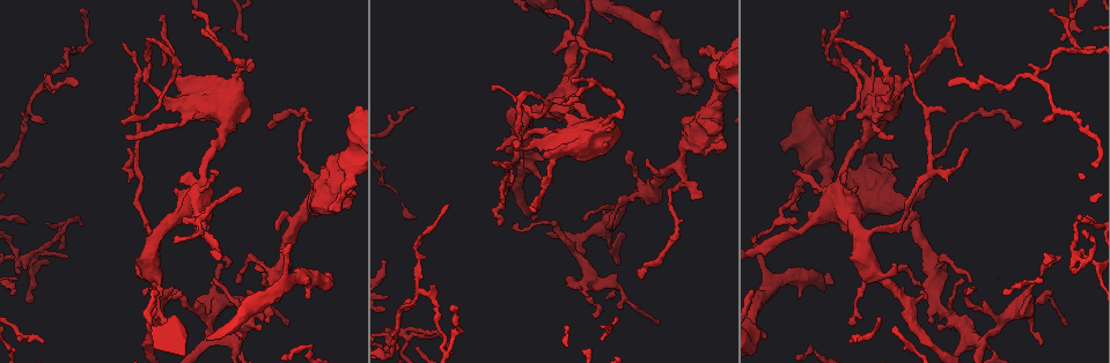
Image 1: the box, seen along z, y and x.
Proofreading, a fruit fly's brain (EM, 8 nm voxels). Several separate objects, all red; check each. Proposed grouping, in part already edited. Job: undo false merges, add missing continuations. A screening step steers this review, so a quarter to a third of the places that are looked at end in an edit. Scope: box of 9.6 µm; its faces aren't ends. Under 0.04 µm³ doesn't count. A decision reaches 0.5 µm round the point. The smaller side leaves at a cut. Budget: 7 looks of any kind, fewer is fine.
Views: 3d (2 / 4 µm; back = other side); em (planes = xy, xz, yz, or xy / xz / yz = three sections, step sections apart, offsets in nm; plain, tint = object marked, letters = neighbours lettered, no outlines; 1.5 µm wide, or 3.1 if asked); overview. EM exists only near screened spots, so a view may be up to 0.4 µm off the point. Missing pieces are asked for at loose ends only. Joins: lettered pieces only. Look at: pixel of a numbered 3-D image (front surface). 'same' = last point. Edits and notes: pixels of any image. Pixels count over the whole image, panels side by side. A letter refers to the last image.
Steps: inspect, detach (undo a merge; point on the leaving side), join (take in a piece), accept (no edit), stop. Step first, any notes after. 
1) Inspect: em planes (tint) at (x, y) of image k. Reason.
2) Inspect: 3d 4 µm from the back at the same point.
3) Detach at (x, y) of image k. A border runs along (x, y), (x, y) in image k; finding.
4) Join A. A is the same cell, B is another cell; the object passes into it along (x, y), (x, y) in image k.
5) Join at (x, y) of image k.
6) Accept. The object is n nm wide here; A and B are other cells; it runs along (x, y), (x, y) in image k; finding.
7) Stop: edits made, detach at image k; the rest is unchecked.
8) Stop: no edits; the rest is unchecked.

Inspect: em 3.1 µm planes (tint) at (701, 85) of image 1. Thick end.

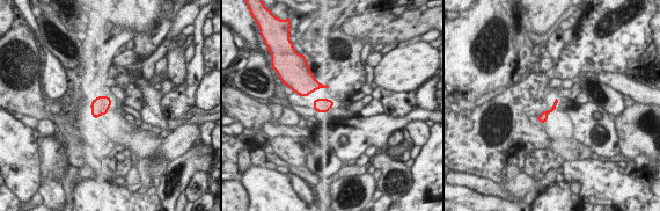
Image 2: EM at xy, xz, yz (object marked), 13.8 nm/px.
Inspect: em 3.1 µm planes (letters) at the same point. What lies round it.

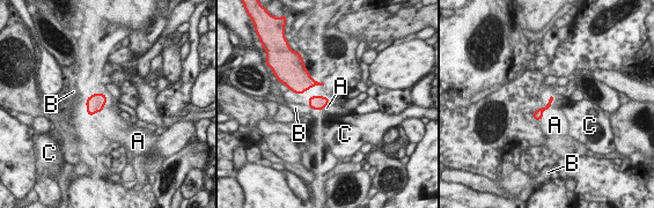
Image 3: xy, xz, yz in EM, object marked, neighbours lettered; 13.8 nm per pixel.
Join A. The longest contact is with A, 280 nm; A is the same cell, B and C are other cells; the object passes into it along (95, 103), (101, 110), (112, 124) in image 3; it goes on there.

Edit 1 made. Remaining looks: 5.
Inspect: 3d 4 µm at (932, 322) of image 1. Branch stops here.

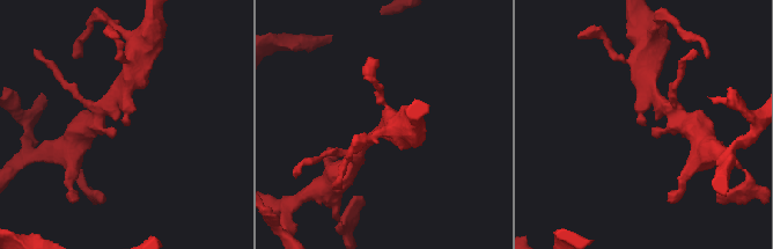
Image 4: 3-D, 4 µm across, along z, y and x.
Inspect: em yz step 4 (letters) at (124, 125) of image 4.

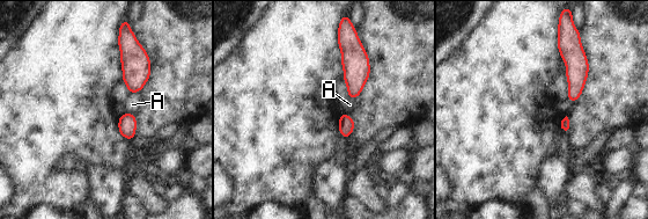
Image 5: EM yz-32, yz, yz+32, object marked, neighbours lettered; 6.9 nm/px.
Inspect: em planes (letters) at the same point.

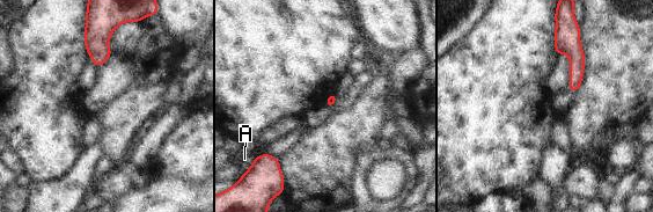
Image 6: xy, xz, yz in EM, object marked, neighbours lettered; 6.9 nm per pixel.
Accept. The longest contact is with A, 120 nm; A is another cell; a border runs along (263, 153), (269, 153), (278, 159) in image 6; no lettered piece goes on from it.

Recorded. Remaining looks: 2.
Stop: edits made, join at image 3; the rest is unchecked.

